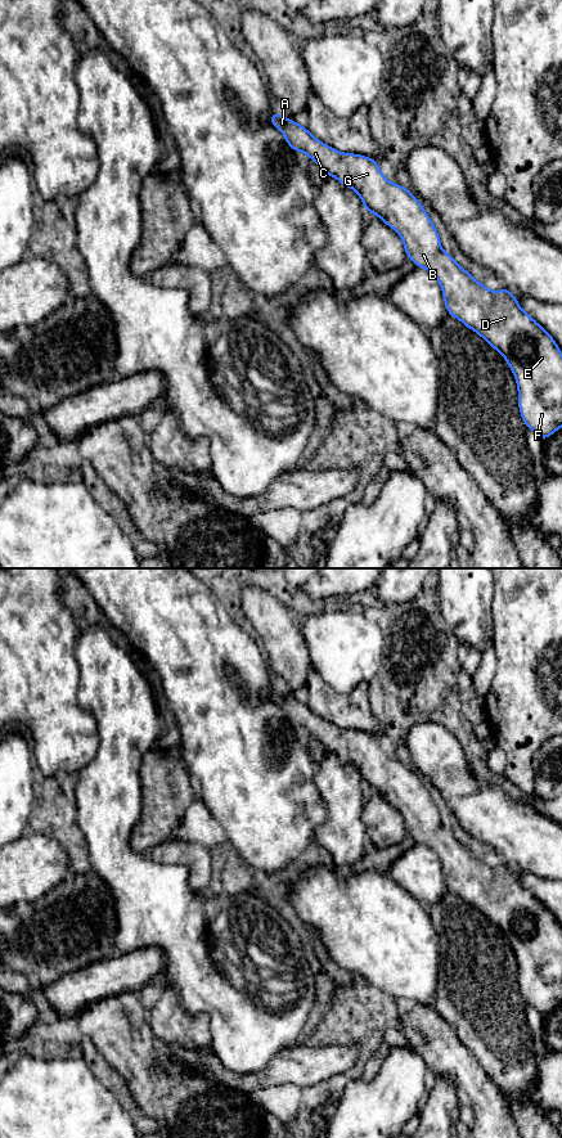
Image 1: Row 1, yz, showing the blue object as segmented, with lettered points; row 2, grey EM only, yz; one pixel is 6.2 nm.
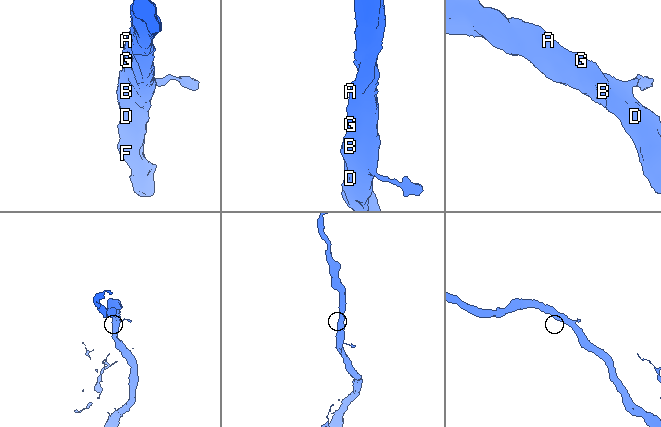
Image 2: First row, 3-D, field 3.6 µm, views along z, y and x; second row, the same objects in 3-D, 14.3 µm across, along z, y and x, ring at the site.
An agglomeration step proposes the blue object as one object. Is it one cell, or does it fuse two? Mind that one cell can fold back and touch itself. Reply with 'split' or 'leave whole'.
leave whole

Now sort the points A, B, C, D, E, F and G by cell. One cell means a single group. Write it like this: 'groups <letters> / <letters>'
groups A B C D E F G

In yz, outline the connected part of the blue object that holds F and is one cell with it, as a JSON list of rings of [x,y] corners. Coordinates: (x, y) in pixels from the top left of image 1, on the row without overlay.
[[[275,687],[269,700],[283,709],[291,725],[305,728],[325,751],[356,766],[367,787],[379,792],[386,801],[399,809],[406,832],[414,841],[437,854],[449,891],[458,894],[502,930],[517,958],[518,985],[525,1002],[535,1007],[543,1017],[559,1006],[562,1003],[562,928],[554,914],[520,883],[514,871],[508,864],[491,868],[460,844],[453,832],[444,828],[439,809],[422,779],[399,759],[391,760],[382,751],[377,737],[367,732],[341,729],[315,715],[306,703]]]

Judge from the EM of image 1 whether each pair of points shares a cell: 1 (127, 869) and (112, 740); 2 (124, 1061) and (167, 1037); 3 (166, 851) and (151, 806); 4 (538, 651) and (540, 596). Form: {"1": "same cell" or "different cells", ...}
{"1": "same cell", "2": "different cells", "3": "different cells", "4": "same cell"}

